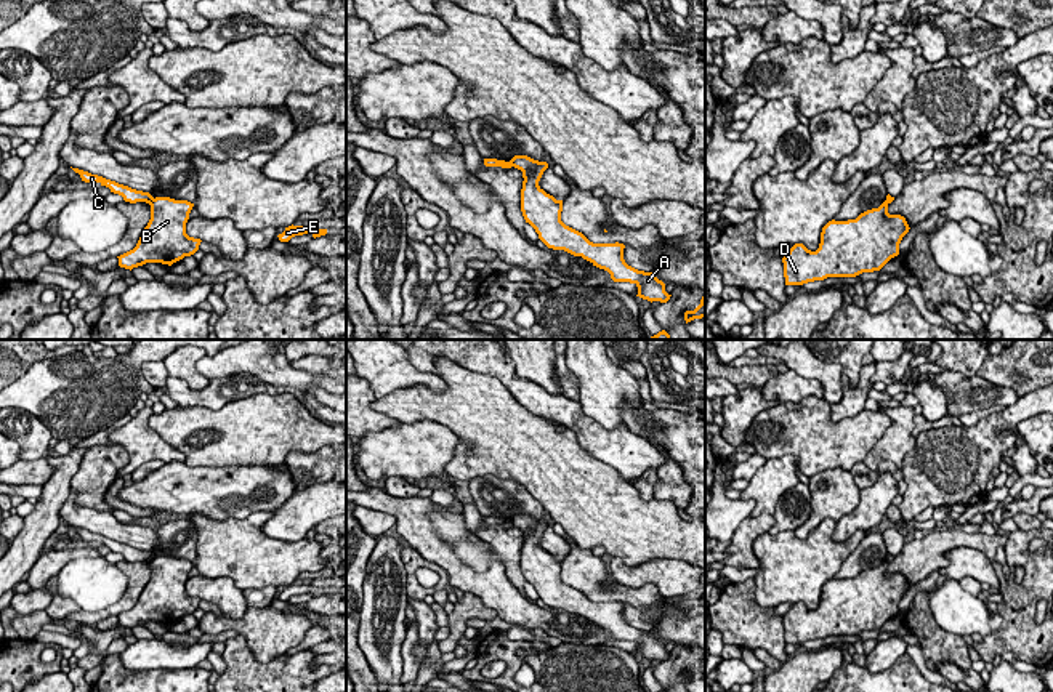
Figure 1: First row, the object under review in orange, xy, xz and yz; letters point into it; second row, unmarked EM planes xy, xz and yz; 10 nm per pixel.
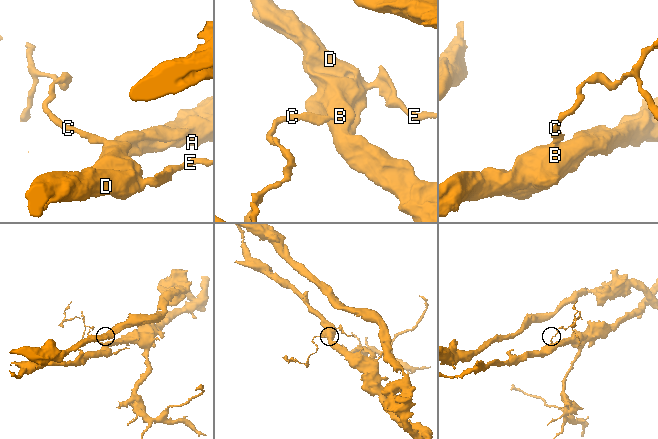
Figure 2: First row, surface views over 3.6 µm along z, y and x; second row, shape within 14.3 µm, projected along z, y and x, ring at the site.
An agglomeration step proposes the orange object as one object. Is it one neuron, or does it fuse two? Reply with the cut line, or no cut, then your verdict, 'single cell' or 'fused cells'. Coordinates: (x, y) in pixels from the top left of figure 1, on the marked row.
cut in xy along (154, 199), (149, 204); fused cells

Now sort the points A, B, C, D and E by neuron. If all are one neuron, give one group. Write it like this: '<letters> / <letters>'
A B D E / C

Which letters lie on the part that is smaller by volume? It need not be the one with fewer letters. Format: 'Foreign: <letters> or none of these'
Foreign: C

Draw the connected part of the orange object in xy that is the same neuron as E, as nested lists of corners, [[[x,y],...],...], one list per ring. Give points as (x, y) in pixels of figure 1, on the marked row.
[[[288,226],[282,234],[279,234],[280,242],[288,242],[295,235],[311,234],[314,239],[325,235],[327,229],[317,229],[314,226]]]

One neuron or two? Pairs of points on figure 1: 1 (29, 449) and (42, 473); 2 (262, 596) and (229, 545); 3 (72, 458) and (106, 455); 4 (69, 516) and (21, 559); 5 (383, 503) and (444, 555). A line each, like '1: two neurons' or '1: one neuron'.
1: two neurons
2: two neurons
3: two neurons
4: two neurons
5: one neuron

